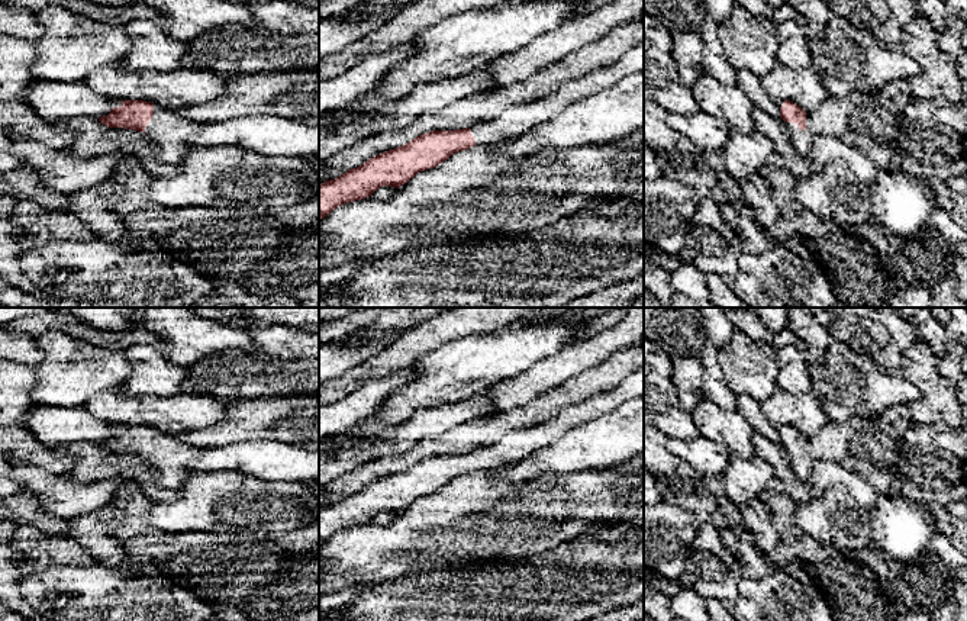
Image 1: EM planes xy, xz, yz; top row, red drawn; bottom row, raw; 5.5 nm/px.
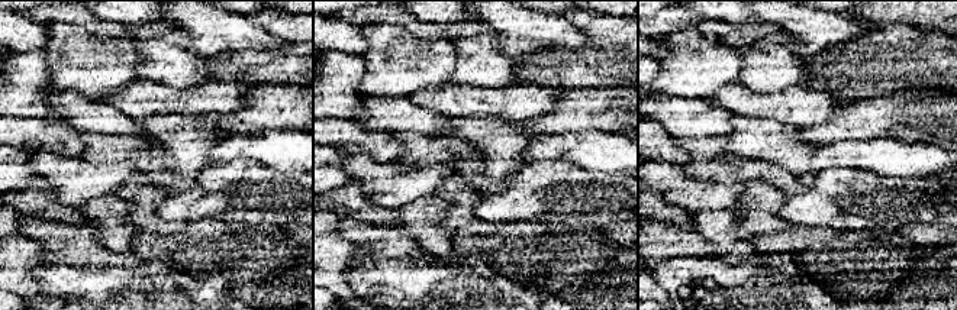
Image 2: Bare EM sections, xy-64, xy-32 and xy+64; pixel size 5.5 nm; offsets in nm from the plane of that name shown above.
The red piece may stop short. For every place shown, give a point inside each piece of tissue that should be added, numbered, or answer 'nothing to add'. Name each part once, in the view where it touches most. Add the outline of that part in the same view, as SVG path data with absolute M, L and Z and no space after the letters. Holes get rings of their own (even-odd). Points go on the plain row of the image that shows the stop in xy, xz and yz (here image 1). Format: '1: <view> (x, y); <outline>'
1: xy (167, 456); M154 428L154 441L145 453L145 460L161 486L178 489L193 473L186 466L202 451L199 447L181 443L180 434Z

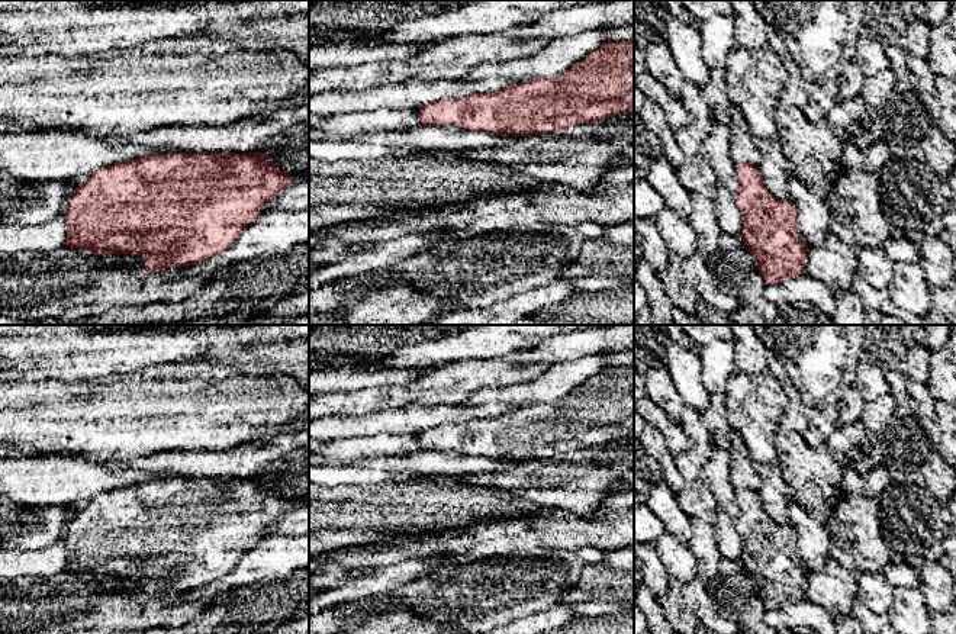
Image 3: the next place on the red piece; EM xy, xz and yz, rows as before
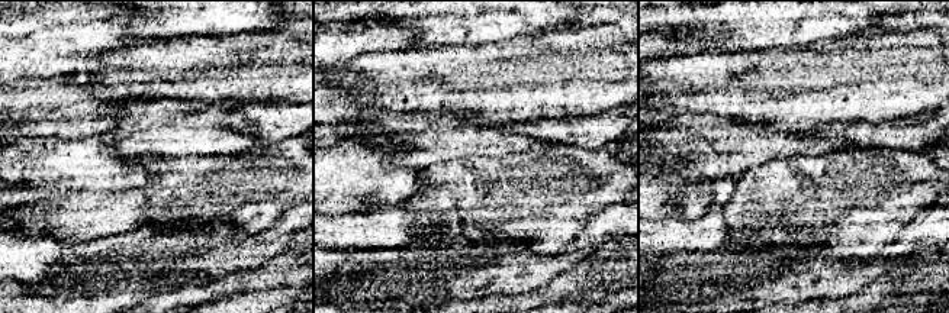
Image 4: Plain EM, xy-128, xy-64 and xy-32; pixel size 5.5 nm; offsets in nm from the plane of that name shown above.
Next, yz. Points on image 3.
nothing to add

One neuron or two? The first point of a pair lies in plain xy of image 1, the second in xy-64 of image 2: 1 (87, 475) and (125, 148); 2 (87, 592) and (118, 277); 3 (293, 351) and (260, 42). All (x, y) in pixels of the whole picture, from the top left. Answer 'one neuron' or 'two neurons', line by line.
1: one neuron
2: one neuron
3: two neurons

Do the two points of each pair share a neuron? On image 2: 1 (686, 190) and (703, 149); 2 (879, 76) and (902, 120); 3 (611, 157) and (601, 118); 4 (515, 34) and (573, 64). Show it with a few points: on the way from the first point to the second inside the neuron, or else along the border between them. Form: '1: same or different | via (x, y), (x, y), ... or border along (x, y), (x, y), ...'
1: different | border along (683, 167), (701, 180), (725, 184)
2: different | border along (921, 89), (901, 89), (854, 100)
3: different | border along (570, 132), (608, 131), (622, 135)
4: different | border along (577, 47), (541, 48), (516, 57)

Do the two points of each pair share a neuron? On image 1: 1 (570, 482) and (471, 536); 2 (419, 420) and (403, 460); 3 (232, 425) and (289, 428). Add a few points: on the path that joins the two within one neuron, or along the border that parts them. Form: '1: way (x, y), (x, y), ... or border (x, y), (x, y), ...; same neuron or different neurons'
1: way (545, 504), (531, 518), (496, 518); same neuron
2: border (408, 450), (373, 460); different neurons
3: way (247, 425), (274, 425); same neuron

